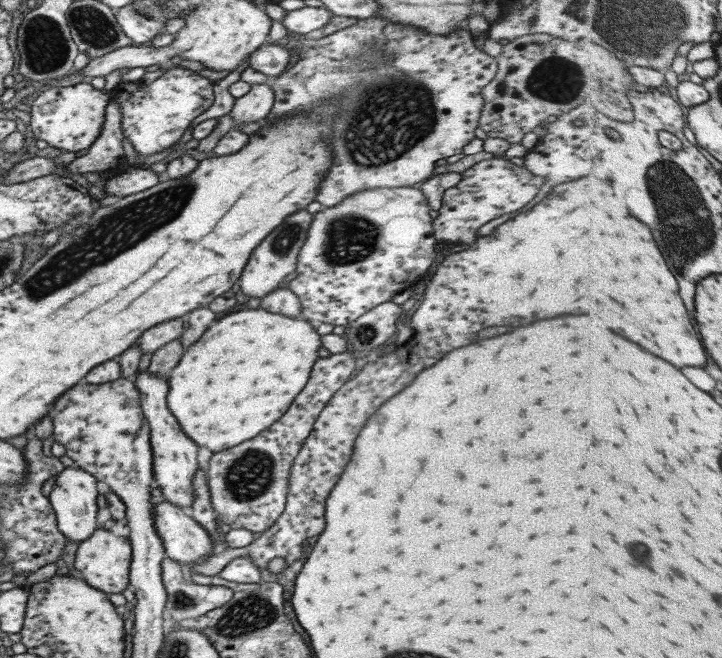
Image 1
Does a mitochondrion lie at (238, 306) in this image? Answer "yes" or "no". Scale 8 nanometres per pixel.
no

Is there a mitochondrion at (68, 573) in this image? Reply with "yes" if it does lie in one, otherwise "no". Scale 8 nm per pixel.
no

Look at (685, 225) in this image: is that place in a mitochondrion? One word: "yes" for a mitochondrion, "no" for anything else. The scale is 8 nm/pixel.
yes

